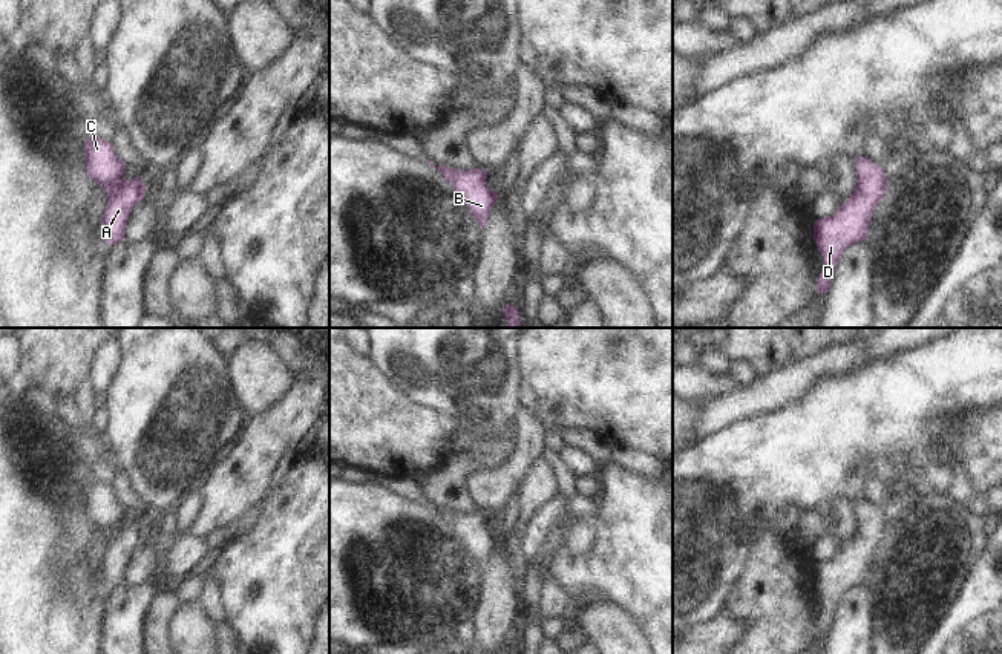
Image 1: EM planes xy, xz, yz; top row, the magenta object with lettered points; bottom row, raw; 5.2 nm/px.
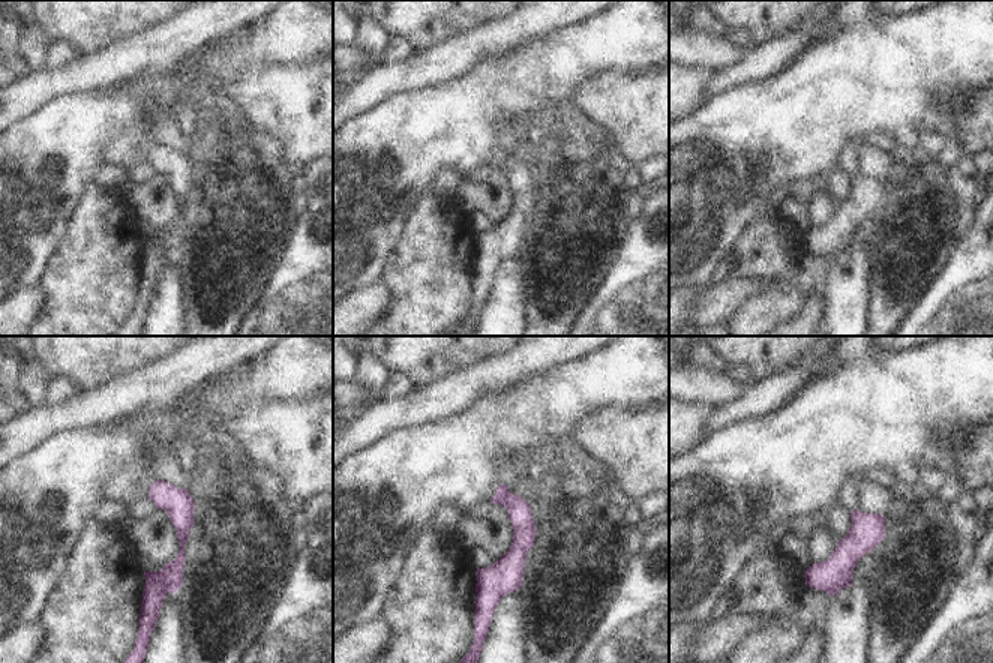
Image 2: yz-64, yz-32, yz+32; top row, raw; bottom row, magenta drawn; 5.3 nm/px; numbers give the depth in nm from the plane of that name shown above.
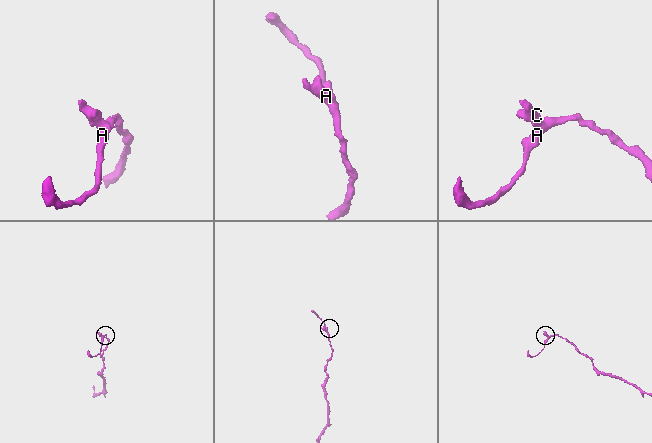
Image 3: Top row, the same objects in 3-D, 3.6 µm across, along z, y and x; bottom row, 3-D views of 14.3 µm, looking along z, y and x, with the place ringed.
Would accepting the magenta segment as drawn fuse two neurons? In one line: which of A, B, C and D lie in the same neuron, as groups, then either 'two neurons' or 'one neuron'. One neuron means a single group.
groups A B C D; one neuron

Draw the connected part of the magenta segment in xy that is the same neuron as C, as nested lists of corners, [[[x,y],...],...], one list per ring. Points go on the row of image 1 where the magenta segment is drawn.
[[[93,136],[84,142],[86,173],[104,188],[107,205],[101,231],[109,245],[126,239],[132,208],[144,198],[139,176],[123,179],[126,164],[115,155],[110,141]]]

